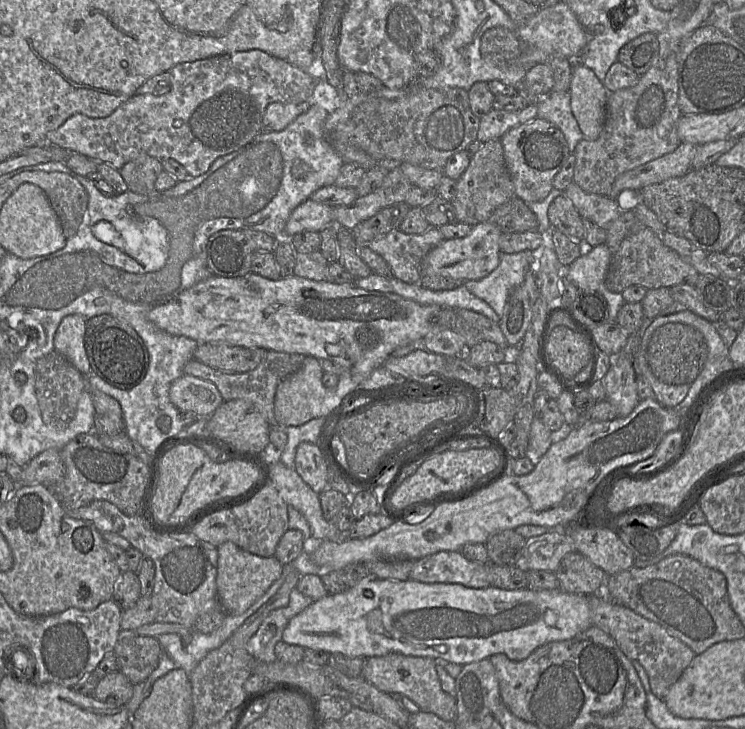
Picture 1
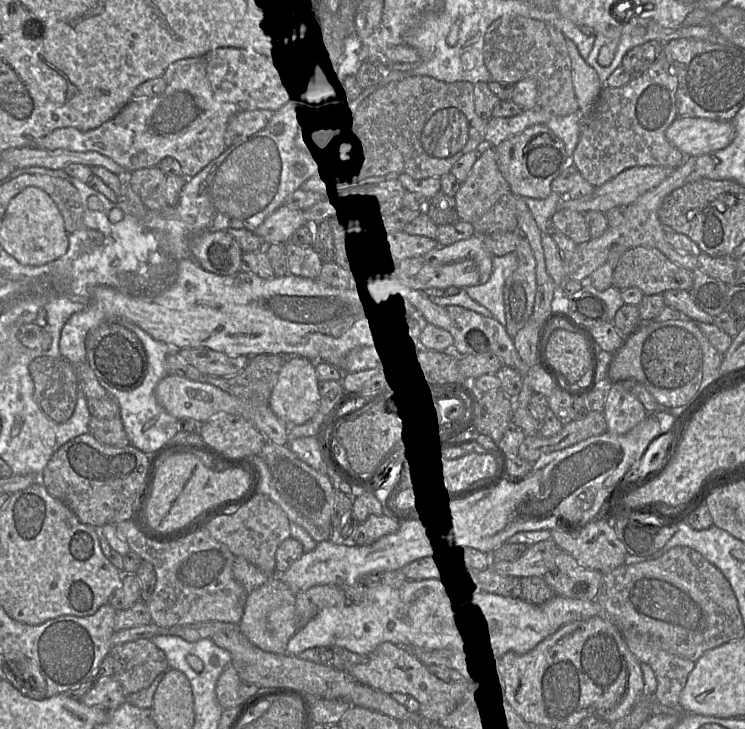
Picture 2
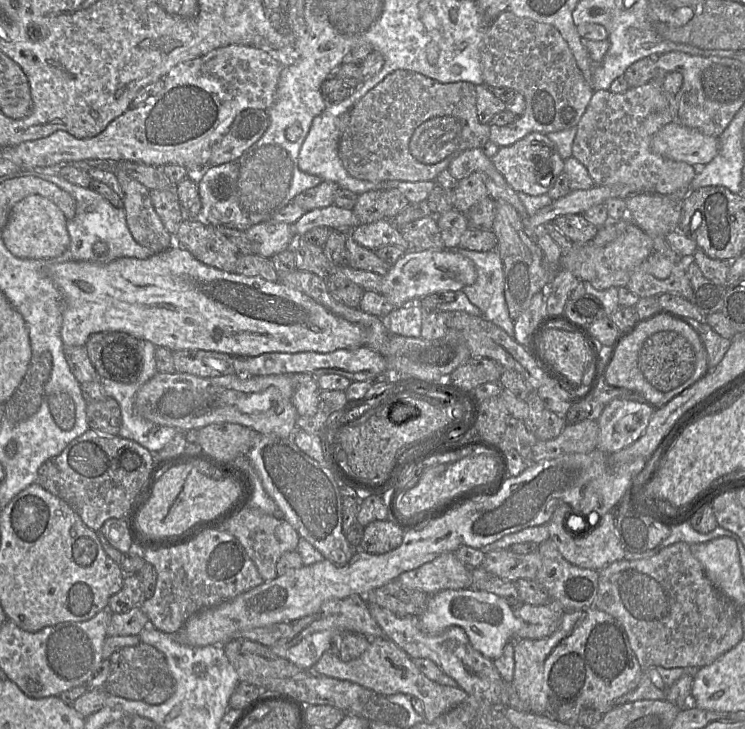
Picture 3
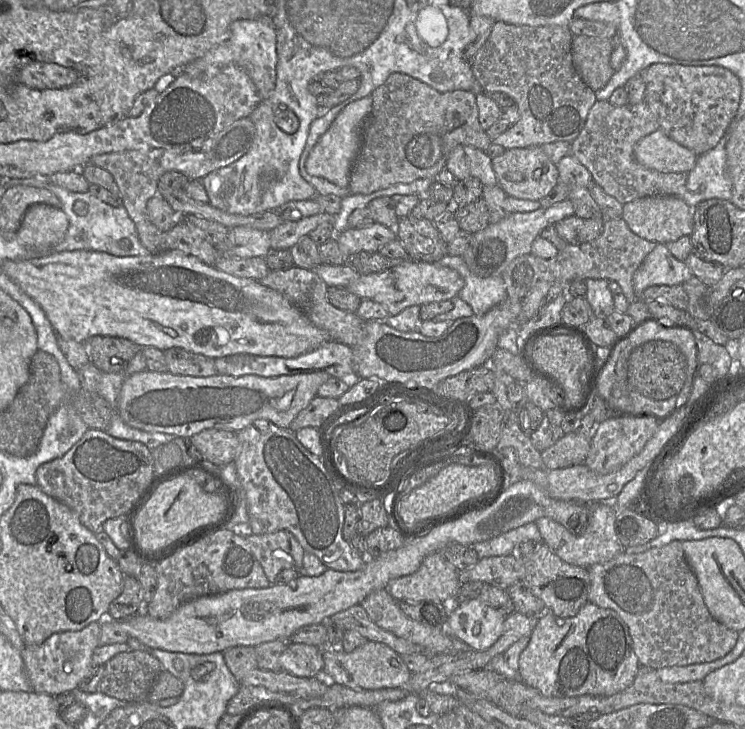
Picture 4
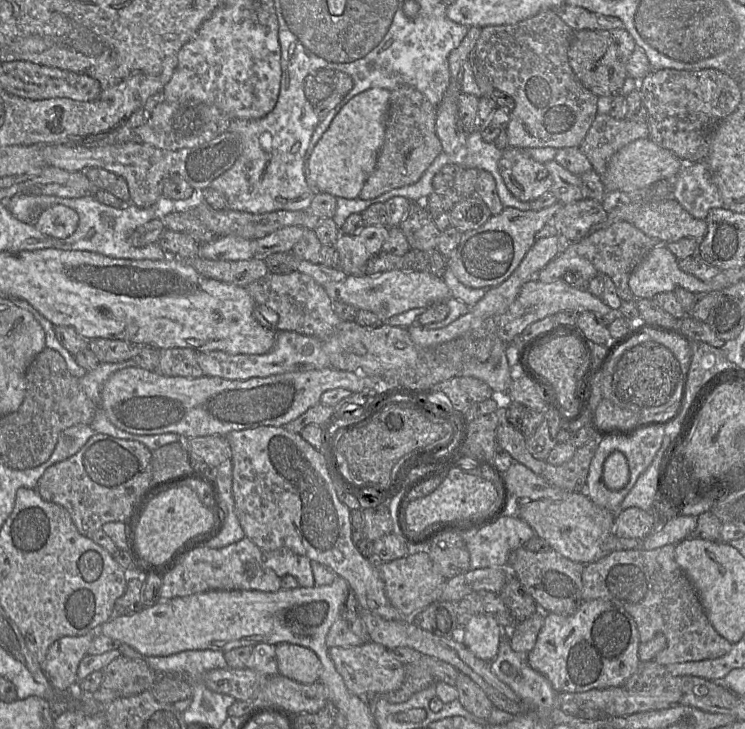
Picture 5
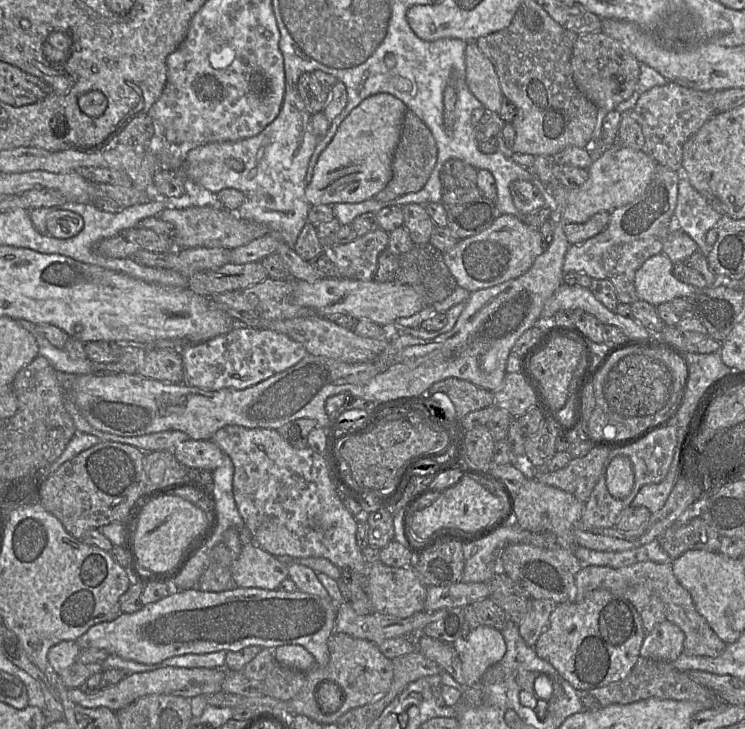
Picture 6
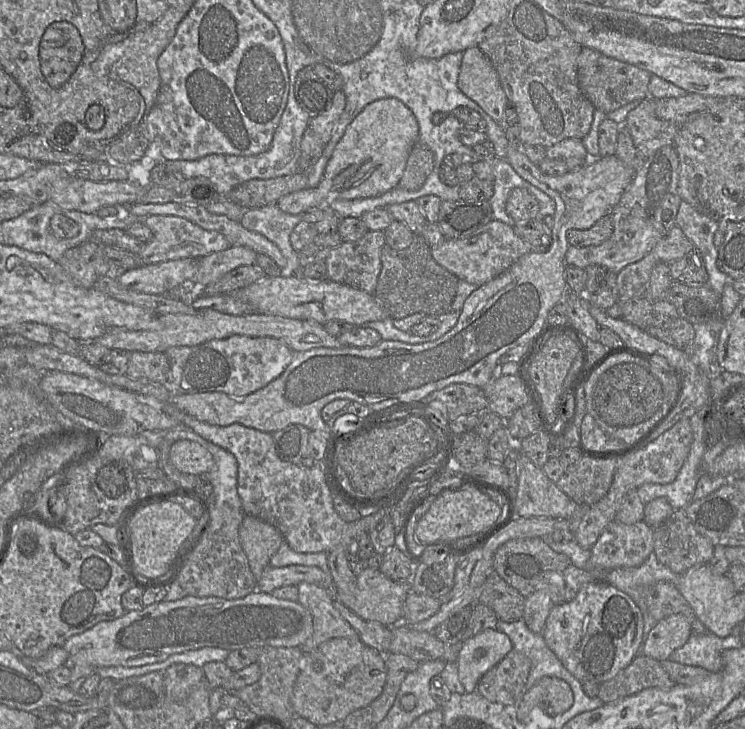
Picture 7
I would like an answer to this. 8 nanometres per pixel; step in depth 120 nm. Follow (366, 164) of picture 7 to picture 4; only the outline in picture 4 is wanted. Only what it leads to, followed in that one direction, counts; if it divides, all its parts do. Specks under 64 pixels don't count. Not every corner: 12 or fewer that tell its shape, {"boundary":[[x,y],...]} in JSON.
{"boundary":[[348,104],[306,160],[307,172],[349,187],[372,109]]}

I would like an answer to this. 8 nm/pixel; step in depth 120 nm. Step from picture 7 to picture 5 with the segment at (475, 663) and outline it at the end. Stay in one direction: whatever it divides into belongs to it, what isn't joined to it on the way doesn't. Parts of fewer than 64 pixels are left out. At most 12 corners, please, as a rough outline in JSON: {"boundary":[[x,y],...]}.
{"boundary":[[475,615],[463,644],[487,662],[496,657],[503,630],[491,615]]}

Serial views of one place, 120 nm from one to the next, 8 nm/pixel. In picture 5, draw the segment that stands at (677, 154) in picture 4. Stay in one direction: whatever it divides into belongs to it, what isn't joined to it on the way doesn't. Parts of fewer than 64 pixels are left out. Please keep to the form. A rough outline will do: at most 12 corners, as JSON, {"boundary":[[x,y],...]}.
{"boundary":[[649,138],[617,151],[607,195],[672,181],[684,163]]}

